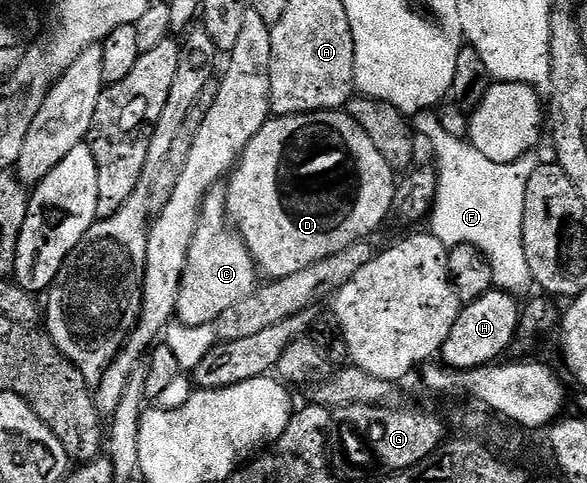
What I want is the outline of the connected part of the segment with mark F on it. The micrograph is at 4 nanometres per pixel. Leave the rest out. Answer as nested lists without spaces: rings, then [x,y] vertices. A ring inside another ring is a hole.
[[[428,110],[418,112],[413,117],[413,128],[420,137],[427,137],[435,147],[434,167],[437,169],[439,181],[437,182],[437,194],[435,195],[435,207],[429,217],[430,235],[447,247],[448,250],[460,246],[470,246],[479,249],[491,263],[491,275],[494,281],[499,280],[525,280],[530,279],[531,271],[529,262],[525,258],[525,246],[523,245],[523,215],[525,214],[525,186],[529,182],[529,174],[537,163],[534,155],[522,156],[520,160],[514,160],[511,164],[501,162],[489,162],[481,150],[477,150],[462,139],[455,139],[442,129],[438,115]]]

